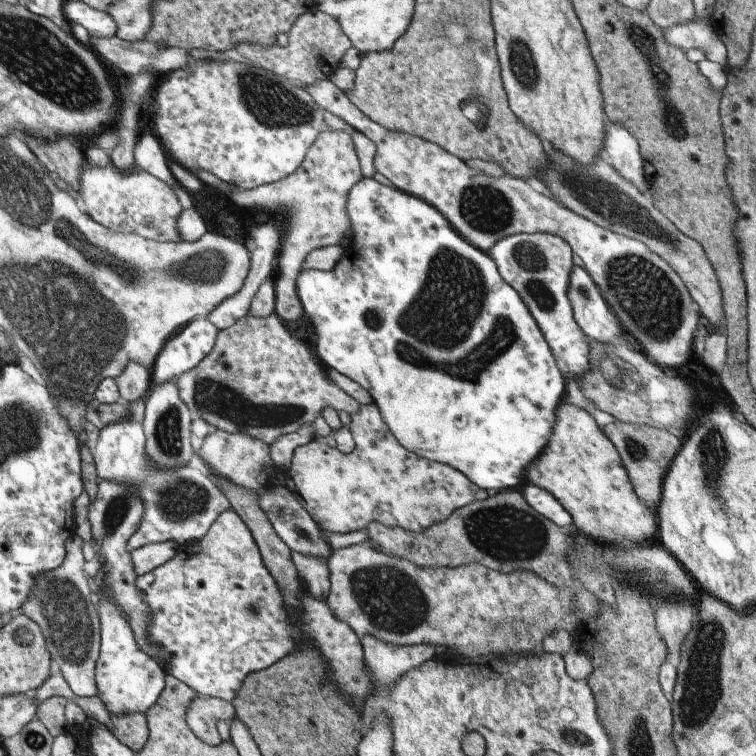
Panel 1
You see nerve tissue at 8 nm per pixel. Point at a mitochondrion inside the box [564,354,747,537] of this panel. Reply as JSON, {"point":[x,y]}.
{"point":[713,446]}

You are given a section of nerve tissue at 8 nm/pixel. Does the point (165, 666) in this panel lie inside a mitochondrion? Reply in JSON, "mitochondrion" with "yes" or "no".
{"mitochondrion":"no"}

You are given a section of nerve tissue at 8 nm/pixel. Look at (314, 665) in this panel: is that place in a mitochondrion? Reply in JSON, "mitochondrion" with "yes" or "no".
{"mitochondrion":"yes"}

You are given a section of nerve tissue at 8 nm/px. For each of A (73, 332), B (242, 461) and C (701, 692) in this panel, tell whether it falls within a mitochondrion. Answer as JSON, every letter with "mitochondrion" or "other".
{"A":"mitochondrion","B":"other","C":"mitochondrion"}

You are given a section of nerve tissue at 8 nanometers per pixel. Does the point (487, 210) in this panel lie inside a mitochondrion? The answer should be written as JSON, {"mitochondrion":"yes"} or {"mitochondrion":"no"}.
{"mitochondrion":"yes"}

